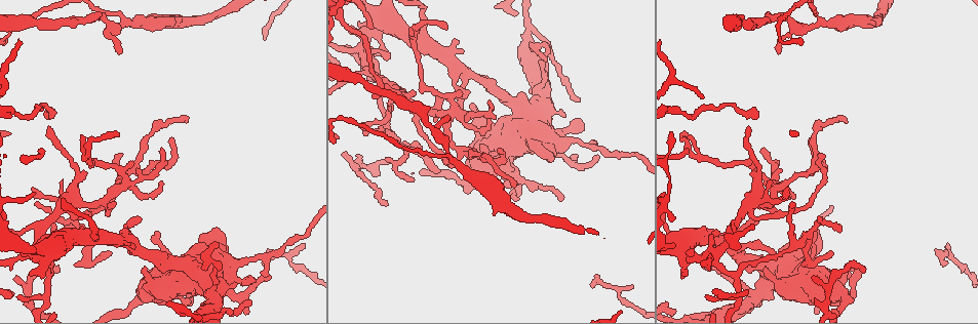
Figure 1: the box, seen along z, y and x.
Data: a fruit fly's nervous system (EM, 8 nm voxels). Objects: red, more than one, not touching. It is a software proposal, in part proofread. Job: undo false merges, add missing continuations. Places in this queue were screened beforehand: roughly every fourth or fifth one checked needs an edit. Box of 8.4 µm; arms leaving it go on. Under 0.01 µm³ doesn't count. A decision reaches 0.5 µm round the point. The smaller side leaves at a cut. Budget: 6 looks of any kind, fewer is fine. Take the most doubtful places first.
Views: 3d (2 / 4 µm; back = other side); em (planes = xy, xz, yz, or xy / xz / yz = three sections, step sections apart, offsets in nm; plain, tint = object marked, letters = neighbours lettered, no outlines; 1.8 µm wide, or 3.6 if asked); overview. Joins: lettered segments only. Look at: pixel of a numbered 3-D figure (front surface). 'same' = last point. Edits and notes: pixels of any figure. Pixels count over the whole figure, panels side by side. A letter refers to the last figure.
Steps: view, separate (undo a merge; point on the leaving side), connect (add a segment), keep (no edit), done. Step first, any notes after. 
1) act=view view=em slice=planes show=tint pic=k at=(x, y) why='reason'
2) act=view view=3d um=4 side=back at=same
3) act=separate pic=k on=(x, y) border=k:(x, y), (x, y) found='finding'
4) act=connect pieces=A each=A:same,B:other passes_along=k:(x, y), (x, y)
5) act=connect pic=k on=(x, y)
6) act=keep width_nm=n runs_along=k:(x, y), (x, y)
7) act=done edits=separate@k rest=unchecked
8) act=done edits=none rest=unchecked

act=view view=em slice=xz step=8 show=letters pic=1 at=(361, 49) why='thick turns thin'

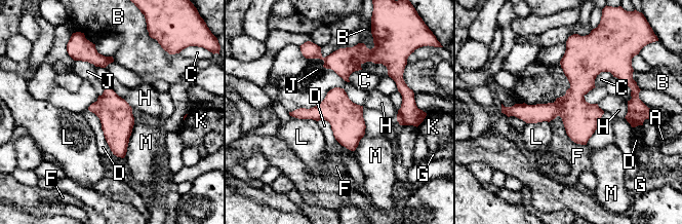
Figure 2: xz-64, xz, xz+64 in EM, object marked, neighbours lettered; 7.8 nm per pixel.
act=keep each=A:other,B:other,C:other,D:other,F:other,G:other,H:other,J:other,K:other,L:other,M:other border=2:(549, 121), (559, 116), (586, 145) found='continuous, no second neuron'

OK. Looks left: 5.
act=view view=em slice=planes show=plain pic=1 at=(774, 192) why='abrupt turn'

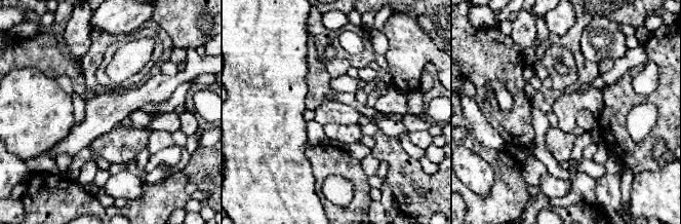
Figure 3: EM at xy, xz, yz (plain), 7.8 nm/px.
act=view view=em slice=planes show=letters at=same

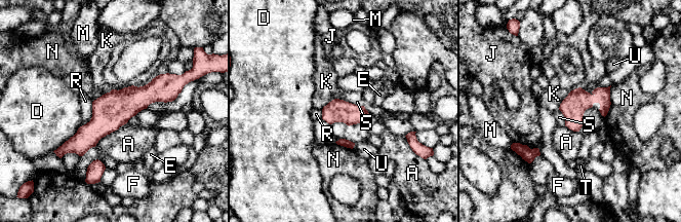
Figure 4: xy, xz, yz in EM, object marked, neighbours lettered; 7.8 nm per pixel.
act=keep width_nm=180 longest_contact=A:320nm each=A:other,D:other,E:other,F:other,J:other,K:other,M:other,N:other,R:other,S:other,T:other,U:other found='all the same neuron'

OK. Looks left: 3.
act=view view=3d um=2 pic=1 at=(757, 298) why='three-way junction'

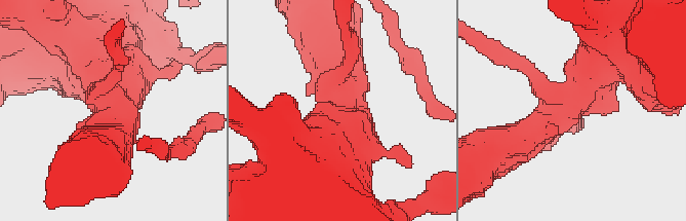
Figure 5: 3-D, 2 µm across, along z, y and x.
act=view view=em slice=planes show=letters pic=5 at=(342, 104) arms=3 why='need the tissue'

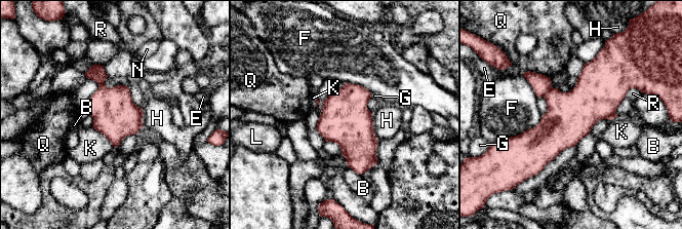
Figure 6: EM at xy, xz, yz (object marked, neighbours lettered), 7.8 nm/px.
act=keep longest_contact=F:340nm each=B:other,E:other,F:other,G:other,H:other,K:other,L:other,N:other,Q:other,R:other border=6:(92, 126), (113, 146) found='continuous, no second neuron'

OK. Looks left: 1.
act=done edits=none rest=unchecked

